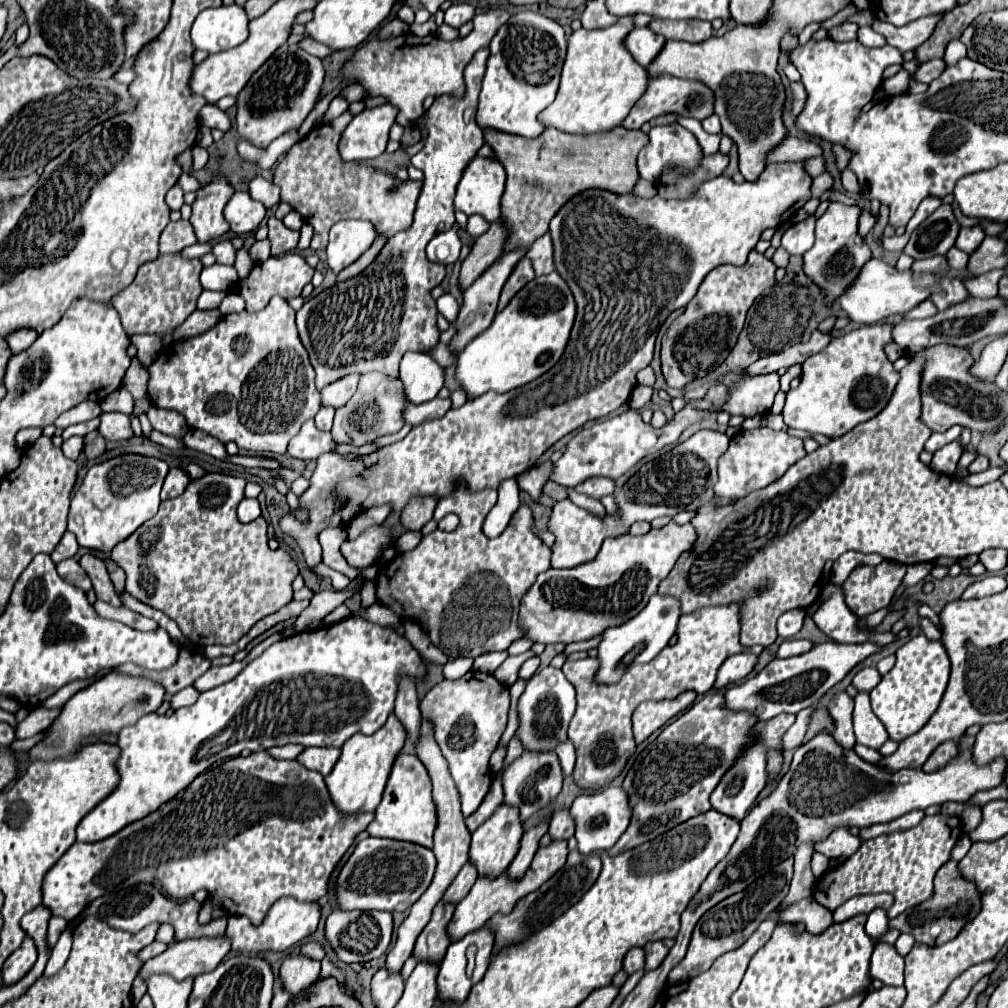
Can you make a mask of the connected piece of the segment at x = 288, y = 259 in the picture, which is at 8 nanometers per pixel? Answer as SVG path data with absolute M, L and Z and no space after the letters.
M285 253L281 257L269 257L263 263L255 263L253 269L249 271L249 275L245 279L237 281L235 291L245 299L245 303L247 303L245 311L255 313L255 311L265 309L267 301L273 295L279 295L285 301L289 301L293 297L299 297L301 291L303 291L303 287L313 279L313 273L315 273L315 269L311 265L307 265L307 261L303 259L303 255L299 255L299 253Z

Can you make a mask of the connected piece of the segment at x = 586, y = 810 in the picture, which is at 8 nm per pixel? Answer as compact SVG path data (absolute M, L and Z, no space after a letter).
M607 787L601 793L577 797L571 805L571 817L575 821L575 839L579 843L579 851L583 855L587 855L587 853L593 853L599 849L613 847L617 843L617 839L625 833L631 811L629 811L625 791L621 787Z

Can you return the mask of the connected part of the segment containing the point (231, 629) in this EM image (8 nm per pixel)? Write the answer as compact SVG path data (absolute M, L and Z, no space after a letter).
M207 473L193 479L183 495L161 501L159 513L111 551L111 559L127 573L125 589L135 599L167 613L179 625L183 635L201 647L215 643L231 645L247 635L257 621L293 601L291 583L299 575L297 563L289 553L269 549L265 519L255 519L249 525L237 519L237 505L243 499L245 483L245 479L225 473Z

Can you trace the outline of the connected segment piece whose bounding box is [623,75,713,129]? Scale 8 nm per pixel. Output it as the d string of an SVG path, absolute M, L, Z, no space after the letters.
M659 75L659 77L649 81L647 91L635 103L631 113L627 115L627 119L623 121L623 127L639 129L645 121L651 121L653 117L663 115L663 113L681 113L681 115L695 117L695 119L701 121L701 119L705 119L713 113L713 93L701 81L689 81L689 79L677 79L677 77L671 77L671 75Z

